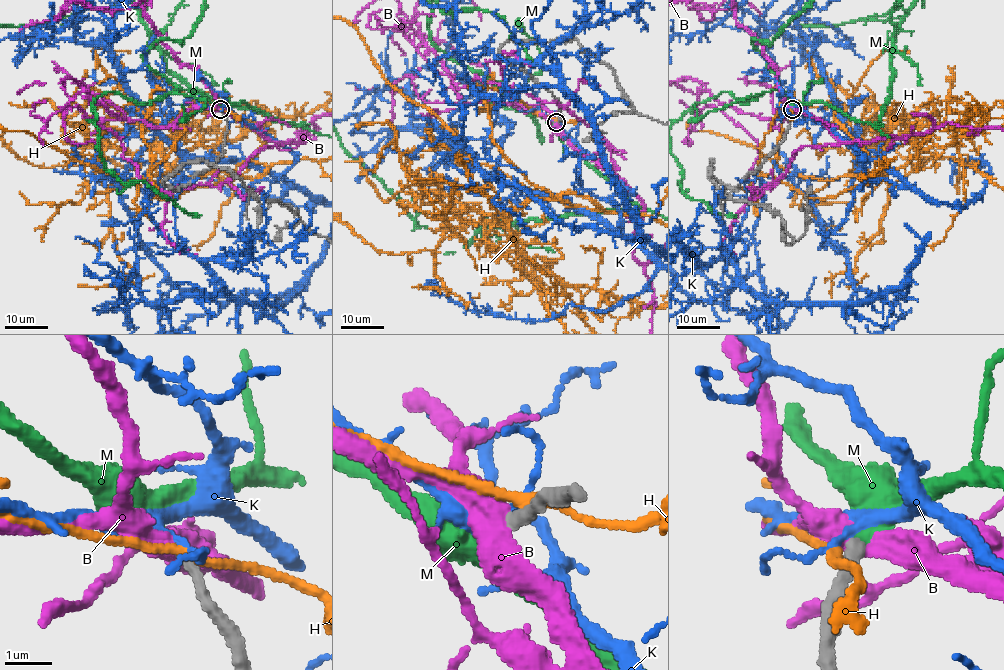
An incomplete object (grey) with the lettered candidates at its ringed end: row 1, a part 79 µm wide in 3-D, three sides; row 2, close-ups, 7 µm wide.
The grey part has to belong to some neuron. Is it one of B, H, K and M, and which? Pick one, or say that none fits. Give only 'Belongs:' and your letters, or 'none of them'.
Belongs: M

